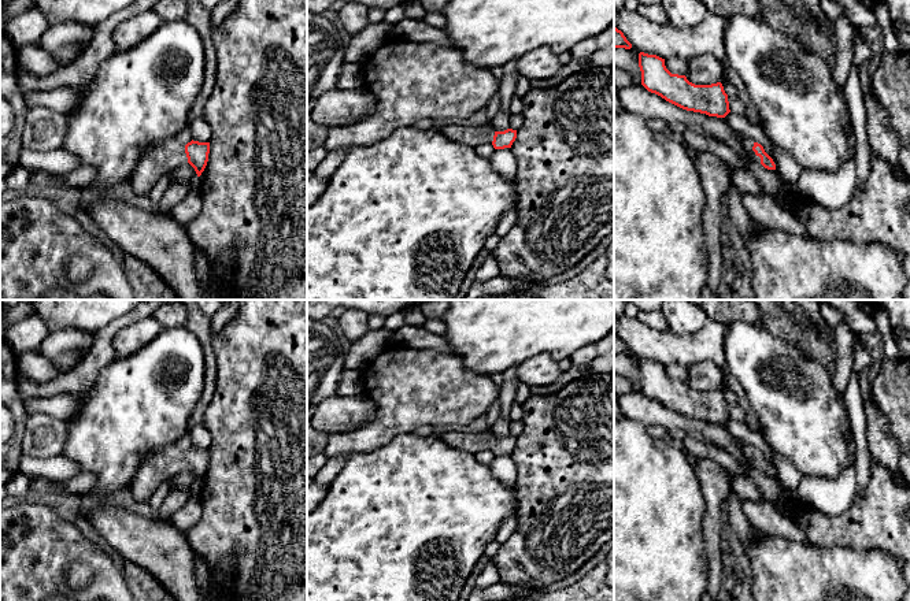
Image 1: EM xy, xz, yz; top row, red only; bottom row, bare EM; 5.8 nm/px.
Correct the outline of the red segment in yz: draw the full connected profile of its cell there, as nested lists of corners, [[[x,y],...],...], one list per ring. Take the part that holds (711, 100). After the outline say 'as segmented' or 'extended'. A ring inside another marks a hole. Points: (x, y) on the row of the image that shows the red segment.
[[[639,53],[641,85],[666,101],[693,112],[725,118],[729,110],[728,94],[721,82],[695,85],[685,75],[672,74],[665,59],[656,55]]]; as segmented

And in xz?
[[[450,125],[440,129],[448,140],[477,148],[482,144],[492,144],[495,149],[511,148],[517,138],[517,130],[507,129],[496,131],[491,125],[485,126],[456,126]]]; extended

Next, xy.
[[[175,137],[147,148],[130,179],[134,193],[138,196],[148,194],[167,171],[185,163],[189,163],[200,177],[207,166],[208,153],[210,142],[192,140],[182,145]]]; extended

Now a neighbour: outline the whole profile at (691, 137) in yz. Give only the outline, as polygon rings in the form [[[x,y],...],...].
[[[696,129],[687,130],[682,134],[682,140],[687,145],[695,148],[696,151],[710,151],[721,160],[724,160],[728,166],[748,171],[747,163],[741,160],[728,145],[698,133]]]

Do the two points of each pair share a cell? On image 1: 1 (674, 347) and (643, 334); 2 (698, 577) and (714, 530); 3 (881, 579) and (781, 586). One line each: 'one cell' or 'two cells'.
1: one cell
2: two cells
3: one cell

